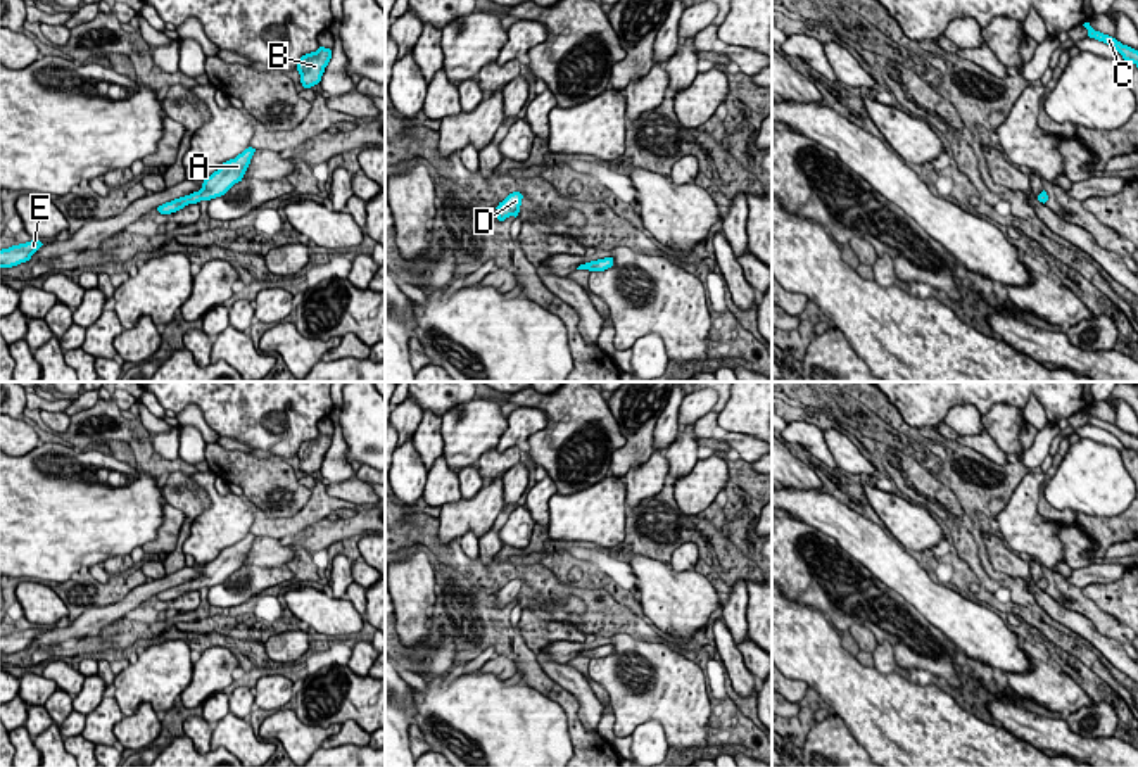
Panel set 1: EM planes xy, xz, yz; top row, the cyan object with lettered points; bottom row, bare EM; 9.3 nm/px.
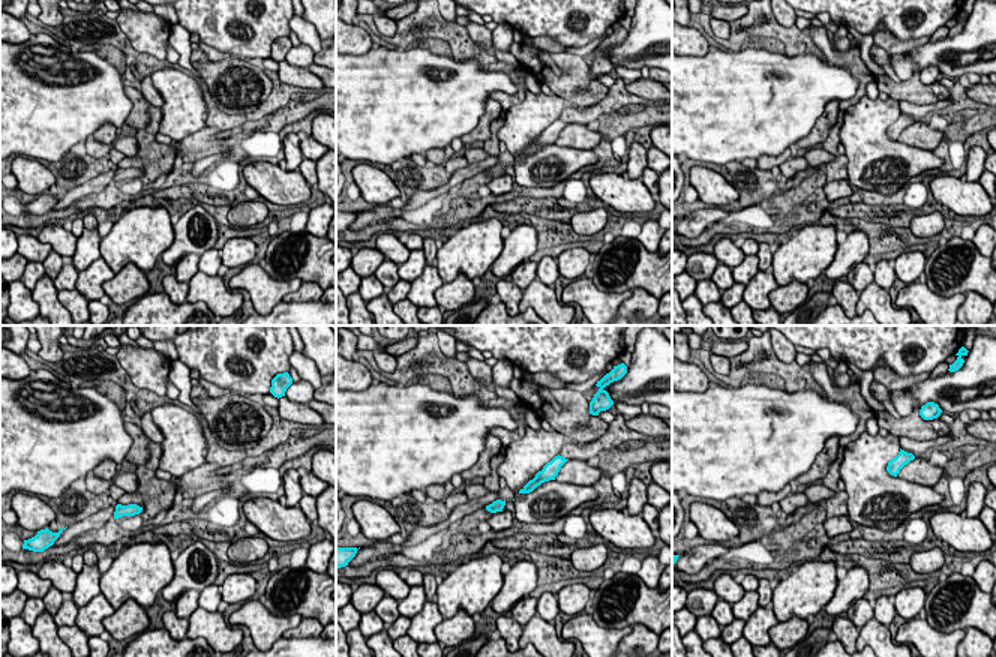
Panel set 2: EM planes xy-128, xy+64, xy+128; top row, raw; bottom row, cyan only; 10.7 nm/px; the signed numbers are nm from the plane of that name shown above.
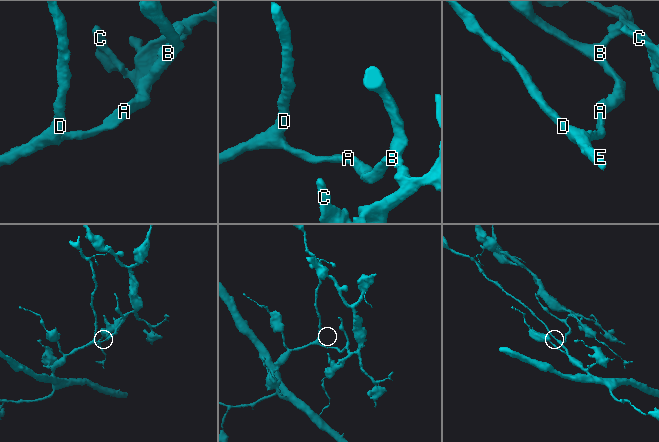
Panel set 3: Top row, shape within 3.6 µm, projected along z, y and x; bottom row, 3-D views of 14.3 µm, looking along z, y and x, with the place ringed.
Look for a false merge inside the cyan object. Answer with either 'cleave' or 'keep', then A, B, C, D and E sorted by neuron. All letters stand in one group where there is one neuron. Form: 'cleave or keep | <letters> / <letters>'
cleave | A B C / D E

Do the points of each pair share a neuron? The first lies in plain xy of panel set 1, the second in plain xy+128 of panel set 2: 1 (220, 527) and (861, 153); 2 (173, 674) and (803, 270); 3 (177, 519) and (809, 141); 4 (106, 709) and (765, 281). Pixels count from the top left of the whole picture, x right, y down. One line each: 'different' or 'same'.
1: same
2: same
3: same
4: same

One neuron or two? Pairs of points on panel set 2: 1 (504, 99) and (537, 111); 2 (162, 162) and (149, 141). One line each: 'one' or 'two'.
1: two
2: one

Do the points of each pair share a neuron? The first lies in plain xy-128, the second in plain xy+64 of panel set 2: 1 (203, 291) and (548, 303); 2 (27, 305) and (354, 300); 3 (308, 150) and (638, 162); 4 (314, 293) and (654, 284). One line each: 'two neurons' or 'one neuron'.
1: one neuron
2: one neuron
3: two neurons
4: two neurons

